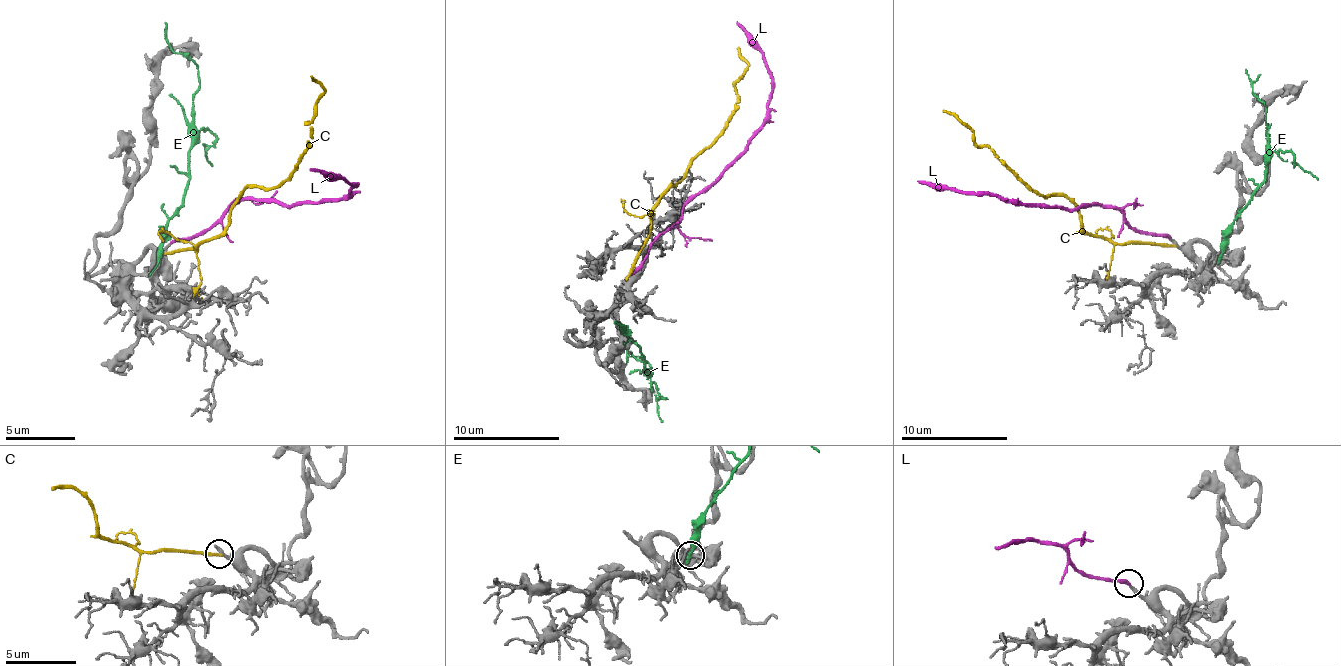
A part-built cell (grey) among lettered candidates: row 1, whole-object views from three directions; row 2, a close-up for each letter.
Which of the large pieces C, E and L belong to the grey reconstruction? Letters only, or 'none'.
L

